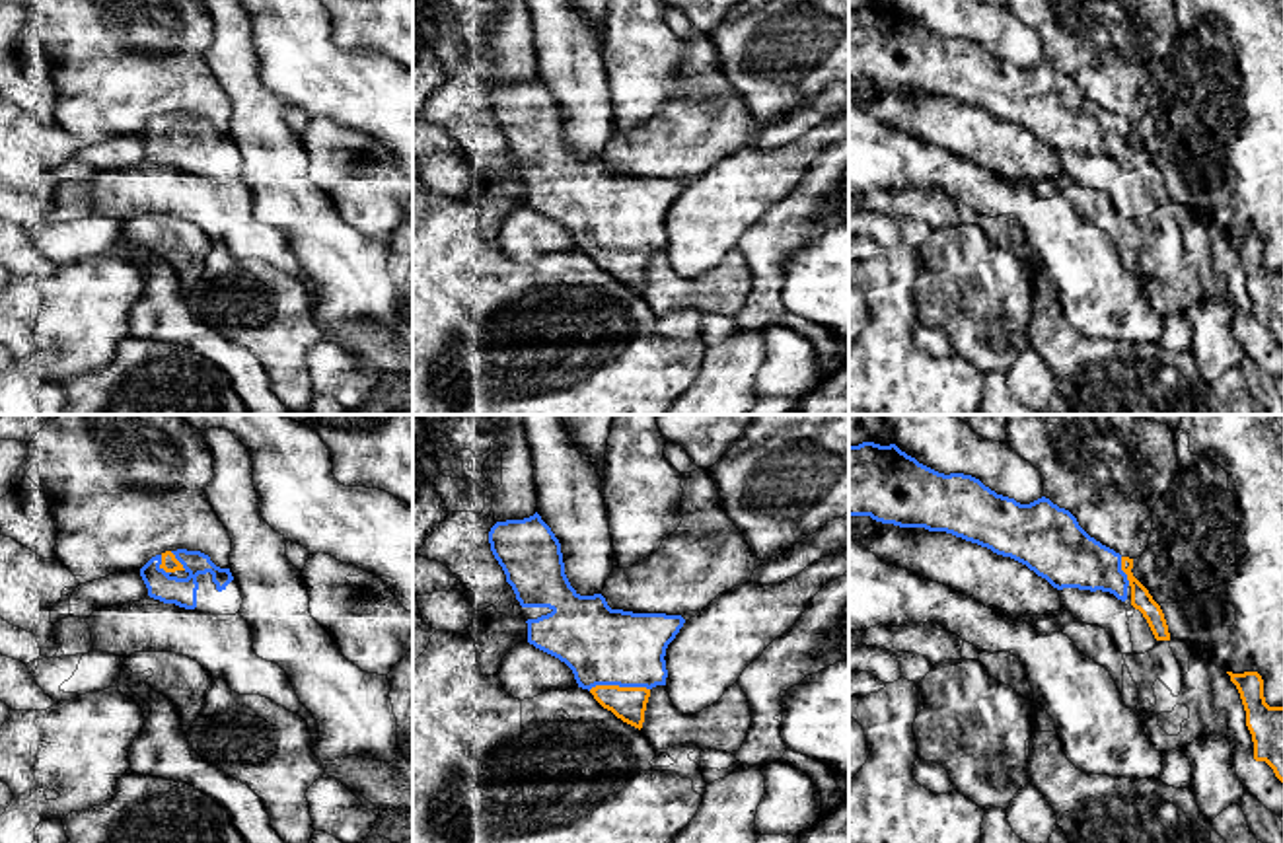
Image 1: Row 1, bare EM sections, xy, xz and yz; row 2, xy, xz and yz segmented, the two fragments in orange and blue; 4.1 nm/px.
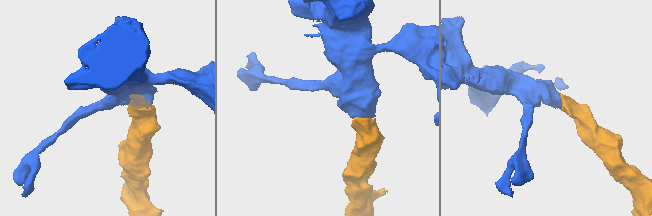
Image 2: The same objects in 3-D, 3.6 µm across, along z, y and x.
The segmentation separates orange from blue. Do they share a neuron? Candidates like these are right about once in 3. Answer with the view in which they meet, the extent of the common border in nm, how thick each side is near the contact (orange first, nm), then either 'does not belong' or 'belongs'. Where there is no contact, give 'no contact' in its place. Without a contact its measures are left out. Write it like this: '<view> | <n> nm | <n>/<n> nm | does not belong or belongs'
xz | 260 nm | 140/320 nm | belongs

